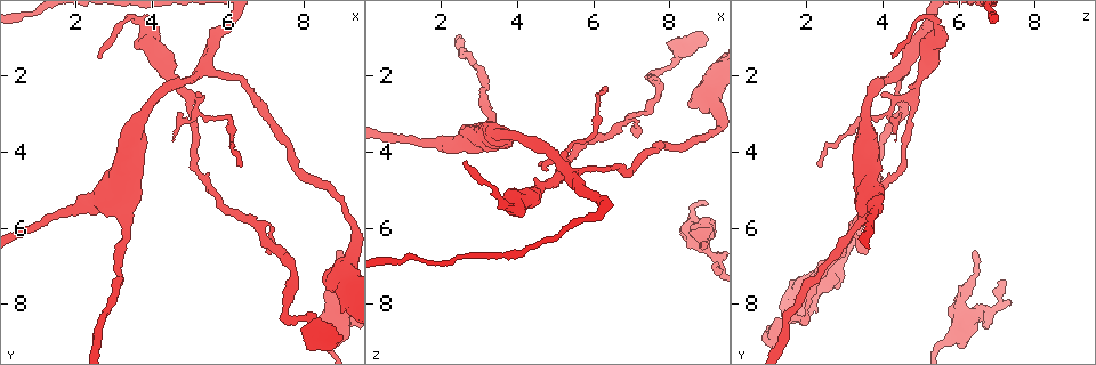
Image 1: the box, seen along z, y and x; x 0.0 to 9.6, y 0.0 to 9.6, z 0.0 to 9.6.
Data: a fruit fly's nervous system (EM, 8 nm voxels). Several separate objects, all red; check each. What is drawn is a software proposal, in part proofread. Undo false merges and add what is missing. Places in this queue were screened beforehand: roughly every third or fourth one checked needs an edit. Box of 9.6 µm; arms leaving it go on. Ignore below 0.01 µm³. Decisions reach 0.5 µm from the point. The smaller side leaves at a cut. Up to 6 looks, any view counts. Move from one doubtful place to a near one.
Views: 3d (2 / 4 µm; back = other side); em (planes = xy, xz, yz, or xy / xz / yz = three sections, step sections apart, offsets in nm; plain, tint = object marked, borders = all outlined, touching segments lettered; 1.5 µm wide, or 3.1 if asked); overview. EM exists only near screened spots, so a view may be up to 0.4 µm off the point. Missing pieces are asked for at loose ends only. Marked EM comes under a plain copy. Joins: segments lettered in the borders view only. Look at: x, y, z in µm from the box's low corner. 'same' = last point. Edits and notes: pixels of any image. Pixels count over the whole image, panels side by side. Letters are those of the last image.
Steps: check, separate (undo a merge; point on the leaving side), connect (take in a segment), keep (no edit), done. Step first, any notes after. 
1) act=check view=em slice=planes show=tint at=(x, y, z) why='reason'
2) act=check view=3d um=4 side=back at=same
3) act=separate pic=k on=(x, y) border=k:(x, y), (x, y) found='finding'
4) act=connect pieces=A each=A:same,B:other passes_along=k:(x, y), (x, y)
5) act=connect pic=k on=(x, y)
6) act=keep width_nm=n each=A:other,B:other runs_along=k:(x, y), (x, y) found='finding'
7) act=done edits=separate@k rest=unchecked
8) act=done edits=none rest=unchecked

act=check view=3d um=2 side=back at=(6.85, 6.10, 3.25) why='sharp bend'

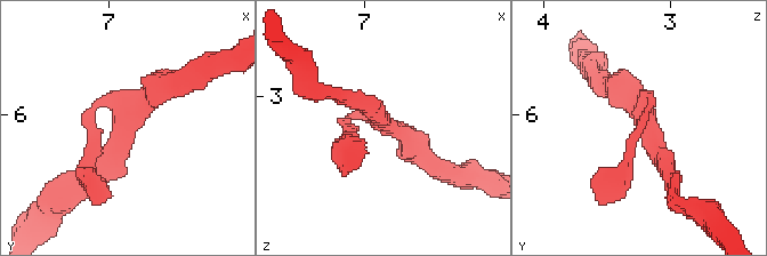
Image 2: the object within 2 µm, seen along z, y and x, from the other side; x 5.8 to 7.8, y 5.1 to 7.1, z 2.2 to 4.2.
act=check view=em slice=planes show=borders at=(6.90, 6.06, 3.18) why='shape alone is not enough'

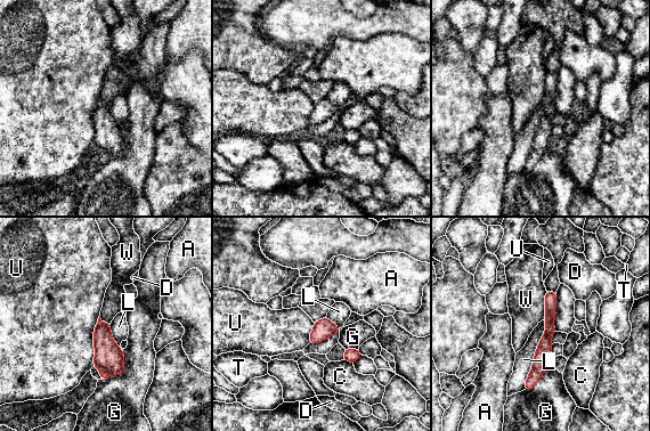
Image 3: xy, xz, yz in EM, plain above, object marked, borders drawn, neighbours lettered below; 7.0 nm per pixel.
act=keep width_nm=70 longest_contact=L:500nm each=A:other,C:other,D:other,G:other,L:other,T:other,U:other,W:other found='all the same neuron'

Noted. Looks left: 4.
act=check view=em slice=yz step=8 show=borders at=(9.00, 8.80, 1.00) why='thick end'

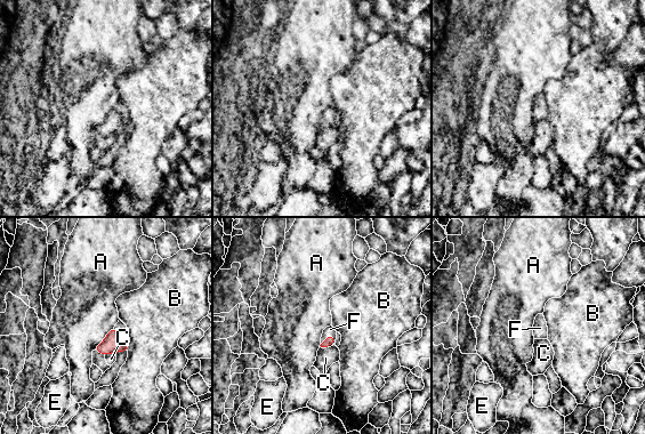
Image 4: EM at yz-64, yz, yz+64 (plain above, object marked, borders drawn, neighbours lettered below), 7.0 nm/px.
act=check view=em slice=xy step=4 show=borders at=same

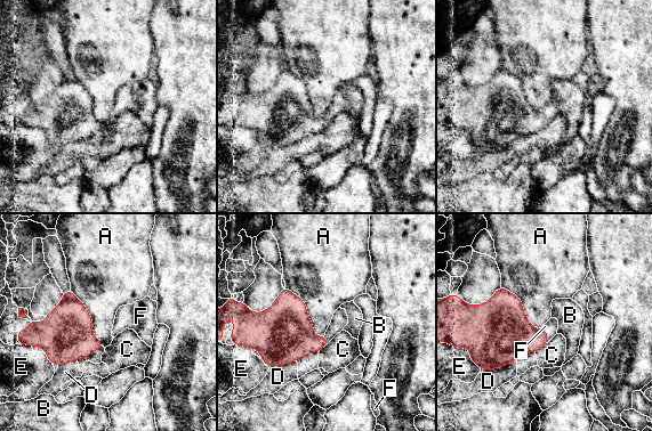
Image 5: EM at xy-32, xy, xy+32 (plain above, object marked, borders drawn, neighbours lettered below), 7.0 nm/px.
act=connect pieces=F each=A:other,B:other,C:other,D:other,E:other,F:same found='it goes on there'

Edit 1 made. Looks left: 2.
act=check view=overview

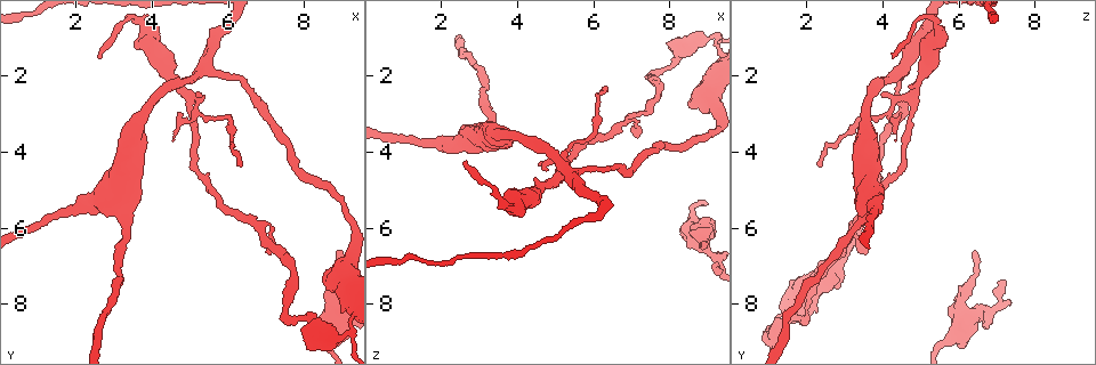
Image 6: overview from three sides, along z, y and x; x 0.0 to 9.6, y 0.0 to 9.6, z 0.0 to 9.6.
act=check view=em slice=planes show=borders at=(3.20, 0.70, 4.75) why='narrows sharply'

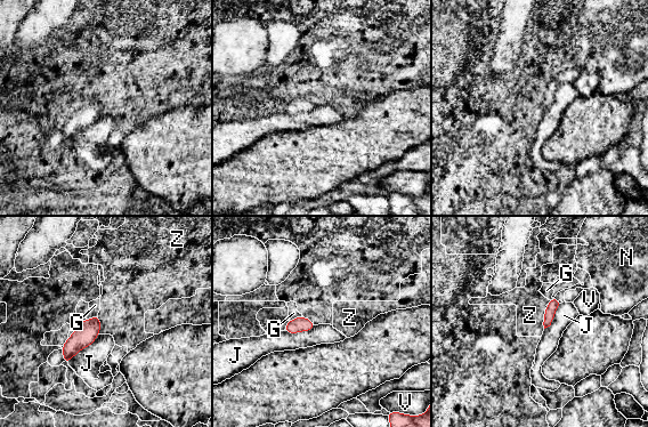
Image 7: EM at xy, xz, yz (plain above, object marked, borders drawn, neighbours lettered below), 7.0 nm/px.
act=keep each=G:other,J:other,N:other,V:other,Z:other found='continuous, no second neuron'

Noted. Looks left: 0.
act=done edits=connect@5 rest=unchecked

